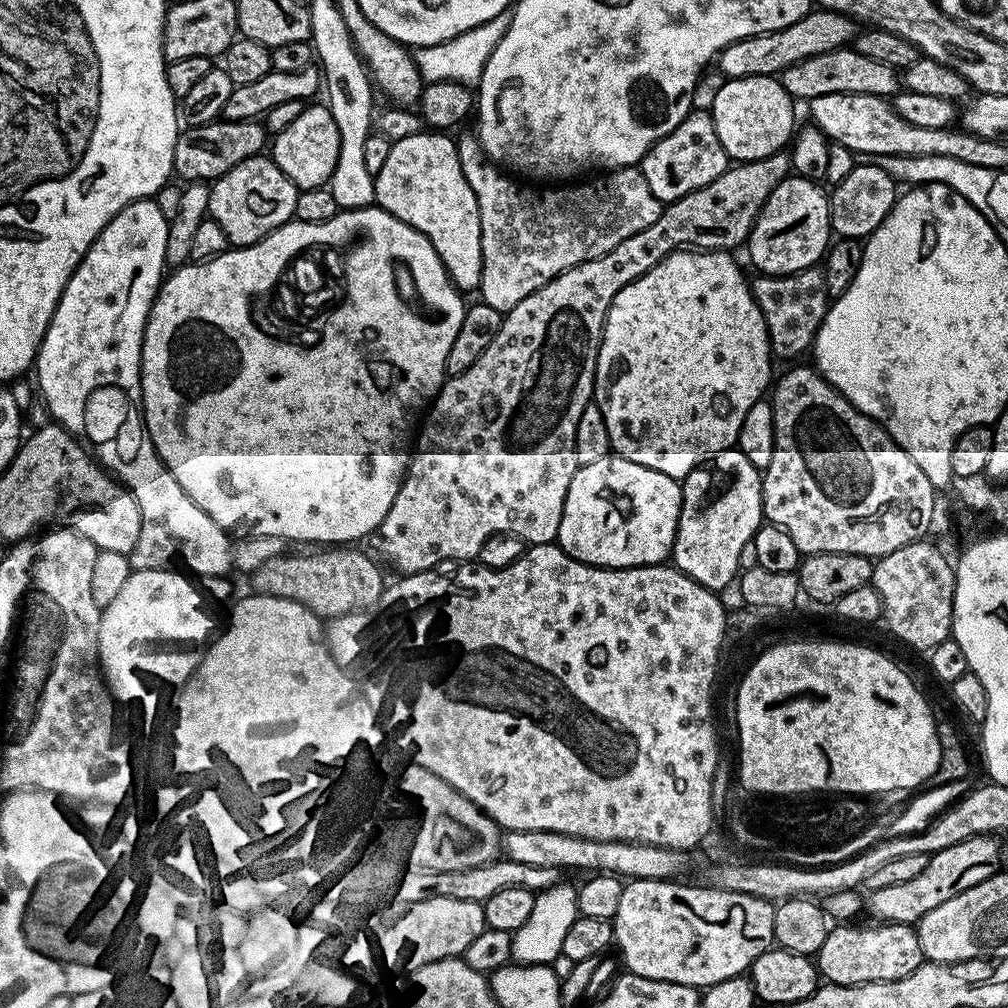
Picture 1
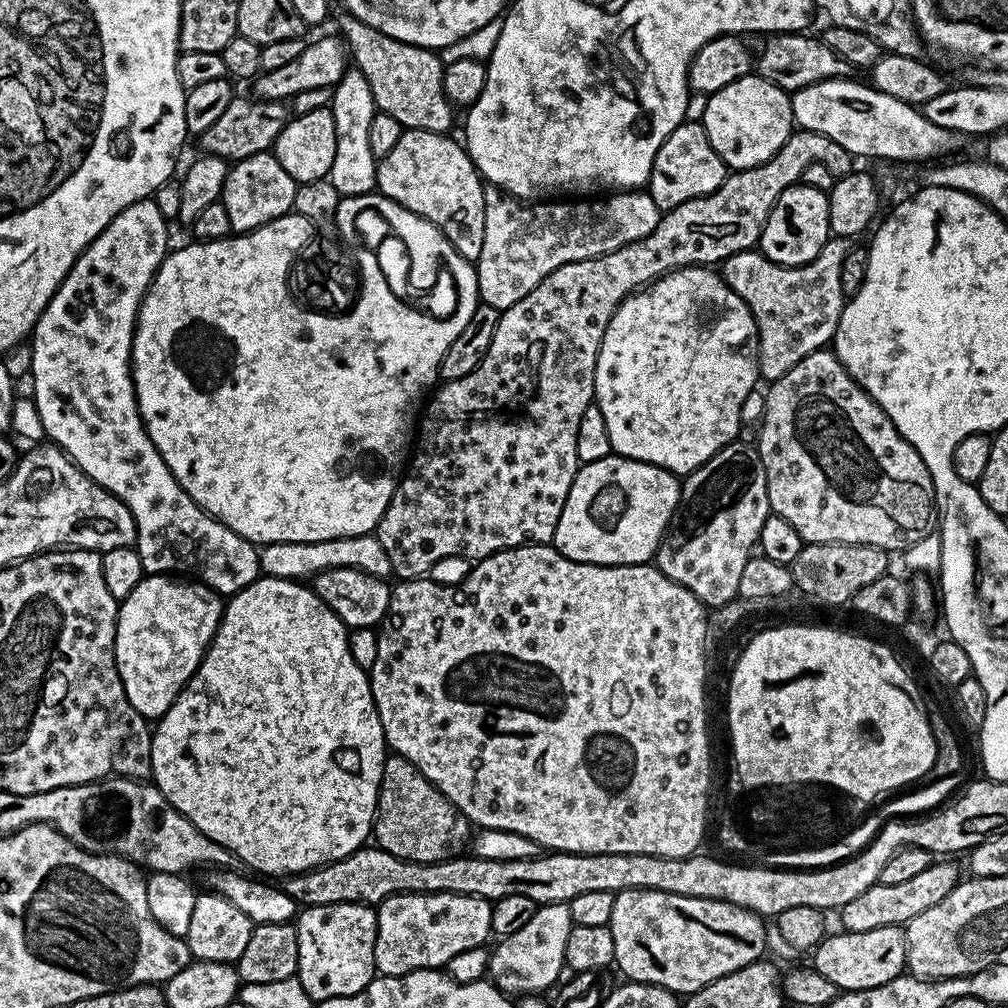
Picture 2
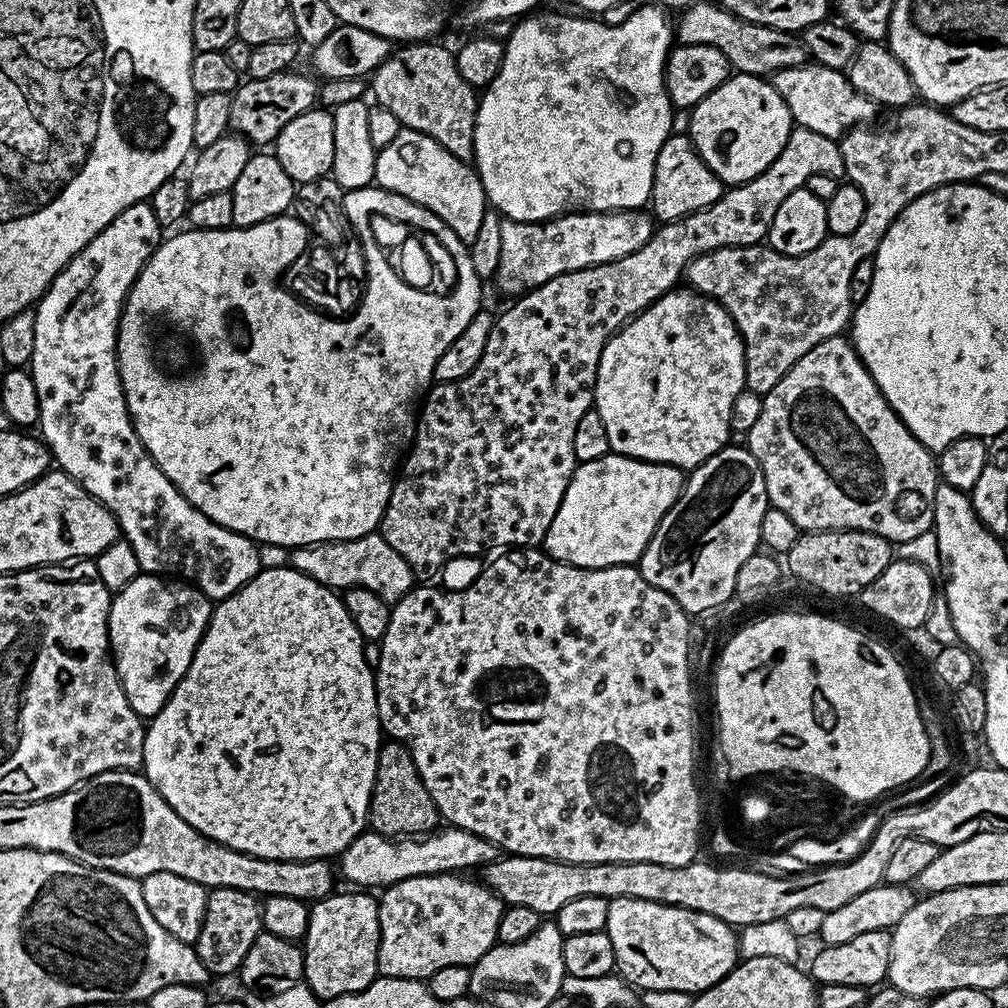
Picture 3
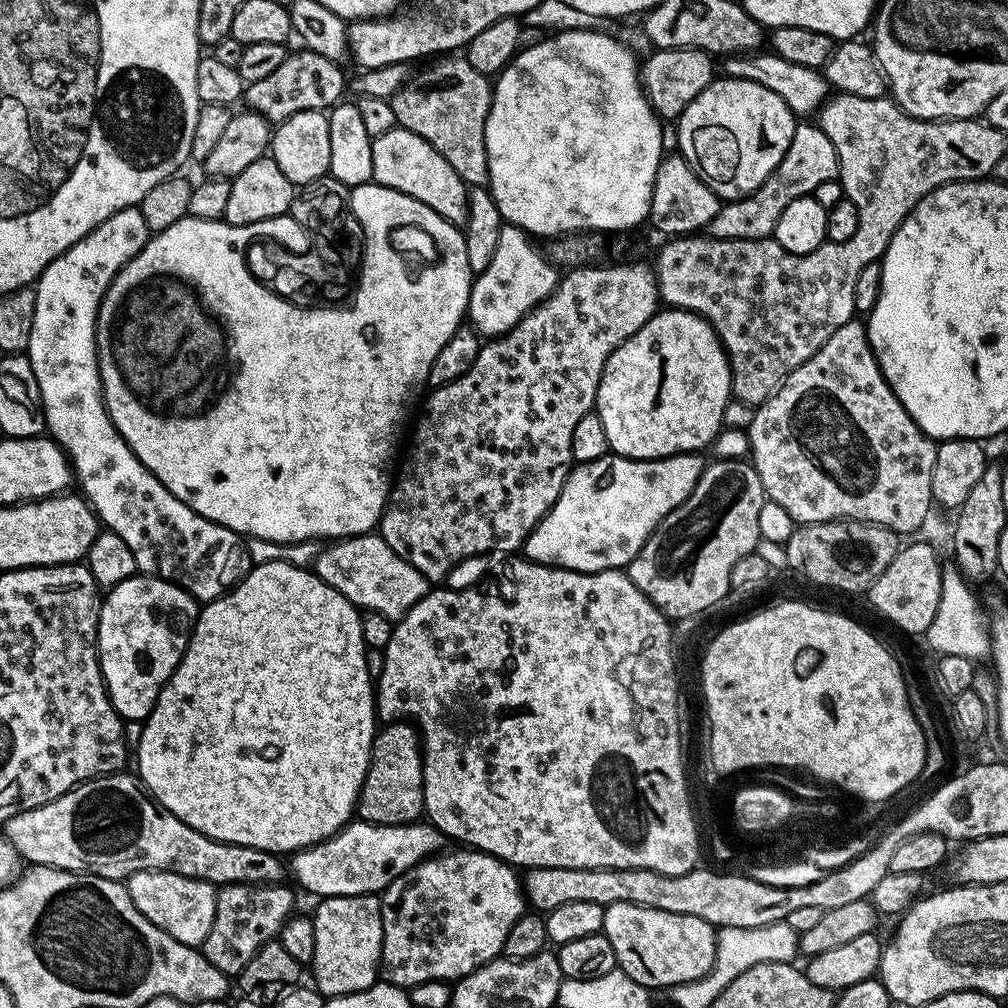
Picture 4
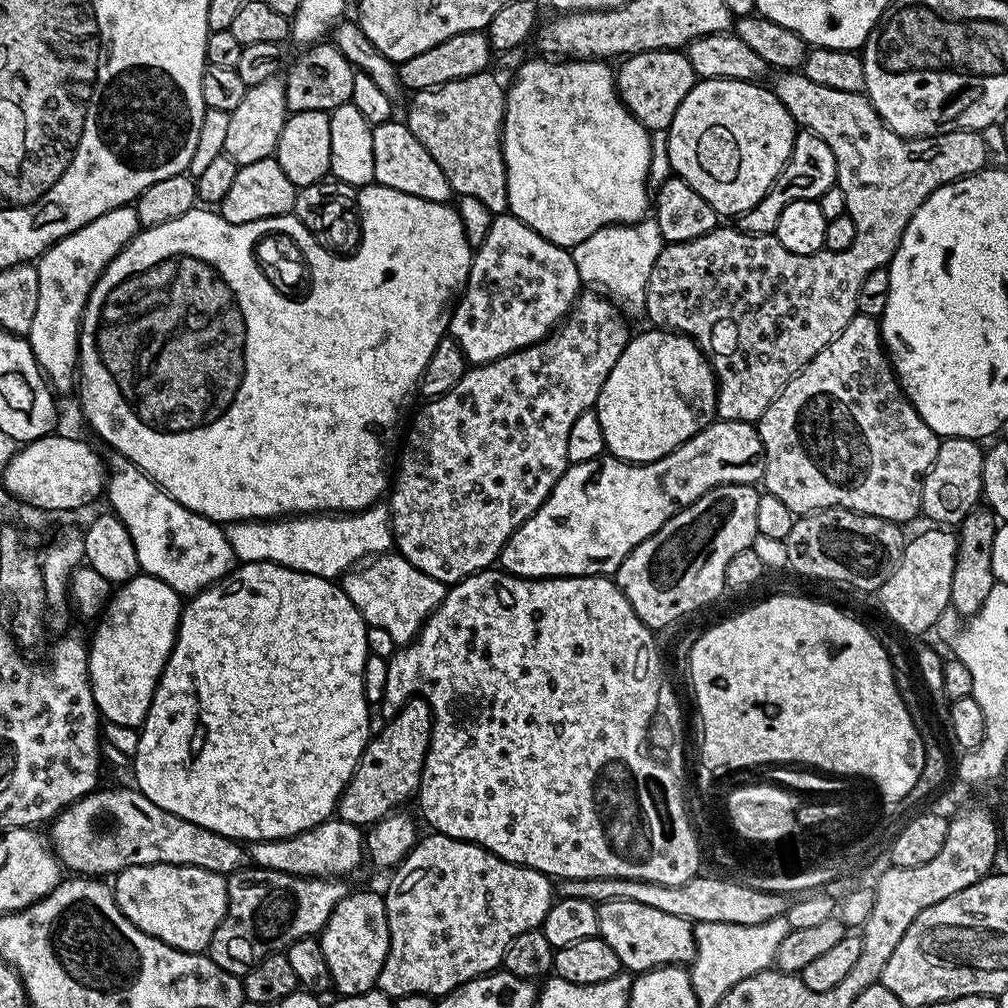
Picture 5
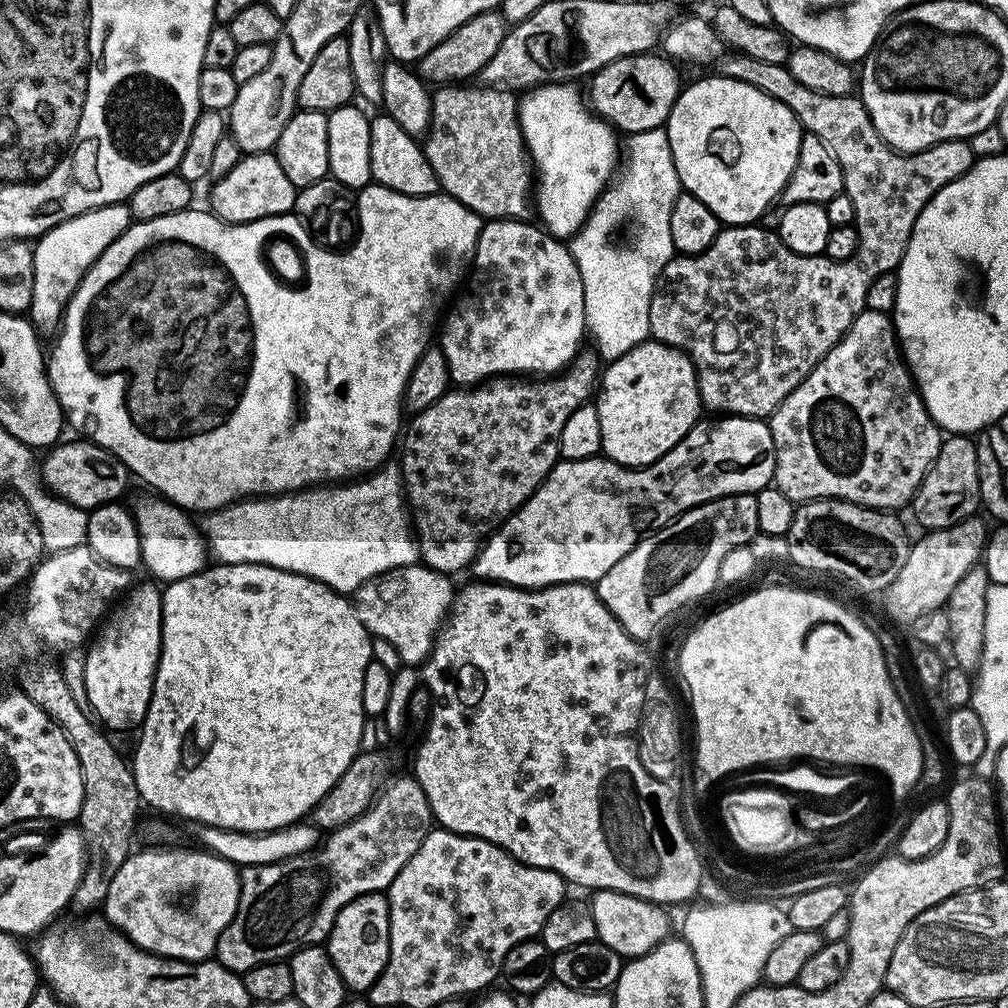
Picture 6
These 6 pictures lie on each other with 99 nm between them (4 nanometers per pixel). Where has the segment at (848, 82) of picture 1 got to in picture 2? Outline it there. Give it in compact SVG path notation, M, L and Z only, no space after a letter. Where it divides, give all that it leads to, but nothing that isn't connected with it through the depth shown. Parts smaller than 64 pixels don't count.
M778 32L767 37L768 40L761 46L760 52L754 56L755 75L774 82L774 86L783 88L791 94L802 90L806 86L814 86L814 82L826 82L827 80L838 80L853 75L854 70L830 46L824 44L823 39L816 40L809 34L799 32Z

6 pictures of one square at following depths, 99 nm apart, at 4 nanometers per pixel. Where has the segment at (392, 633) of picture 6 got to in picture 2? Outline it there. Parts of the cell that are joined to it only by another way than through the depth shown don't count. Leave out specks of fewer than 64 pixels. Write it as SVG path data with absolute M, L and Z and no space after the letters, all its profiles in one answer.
M374 534L367 536L343 536L322 542L274 542L259 549L260 570L263 575L283 580L311 581L313 576L331 568L353 568L371 576L388 578L393 575L390 554Z

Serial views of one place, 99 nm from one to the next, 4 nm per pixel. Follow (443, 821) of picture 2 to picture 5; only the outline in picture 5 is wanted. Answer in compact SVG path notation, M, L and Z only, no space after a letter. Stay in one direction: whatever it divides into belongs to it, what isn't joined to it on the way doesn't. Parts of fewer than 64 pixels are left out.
M417 694L405 702L395 716L387 721L388 724L380 733L369 739L364 752L360 756L358 766L350 778L350 782L344 787L344 793L340 796L338 805L339 819L357 826L371 826L391 816L393 812L403 809L408 799L415 797L420 791L420 775L424 769L424 759L428 753L428 743L432 737L432 708L423 696Z

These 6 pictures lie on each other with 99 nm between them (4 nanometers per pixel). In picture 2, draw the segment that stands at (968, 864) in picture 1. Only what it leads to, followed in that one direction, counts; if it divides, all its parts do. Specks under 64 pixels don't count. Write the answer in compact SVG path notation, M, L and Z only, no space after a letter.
M934 862L922 870L922 874L917 874L915 878L909 878L907 882L897 882L894 886L885 884L875 884L870 886L870 890L858 894L851 902L846 902L846 906L838 909L840 916L839 927L845 932L861 932L862 930L878 930L878 926L894 926L899 924L906 926L922 910L930 910L930 906L938 906L950 890L954 890L962 873L948 862Z

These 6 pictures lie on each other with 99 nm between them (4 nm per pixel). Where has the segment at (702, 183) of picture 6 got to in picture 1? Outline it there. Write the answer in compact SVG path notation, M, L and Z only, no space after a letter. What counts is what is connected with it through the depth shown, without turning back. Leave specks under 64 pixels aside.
M751 76L725 79L710 111L714 118L714 130L718 130L718 142L722 142L726 154L733 161L747 162L768 160L784 143L787 145L793 139L792 123L796 116L792 107L792 97L776 76Z

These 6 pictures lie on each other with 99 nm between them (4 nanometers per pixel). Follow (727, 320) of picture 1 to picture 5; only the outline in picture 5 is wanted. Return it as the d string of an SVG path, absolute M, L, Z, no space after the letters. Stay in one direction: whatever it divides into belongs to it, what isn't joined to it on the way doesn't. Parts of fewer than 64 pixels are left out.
M675 330L633 335L596 399L604 447L617 460L649 464L698 434L716 416L716 374L689 336Z

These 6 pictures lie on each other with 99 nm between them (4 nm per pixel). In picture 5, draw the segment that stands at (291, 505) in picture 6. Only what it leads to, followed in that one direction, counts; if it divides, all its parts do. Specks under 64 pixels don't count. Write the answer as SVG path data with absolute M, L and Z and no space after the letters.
M377 502L359 514L296 514L275 520L241 520L227 525L226 531L237 561L253 564L265 560L335 581L365 558L375 558L393 547L392 513L382 505Z

